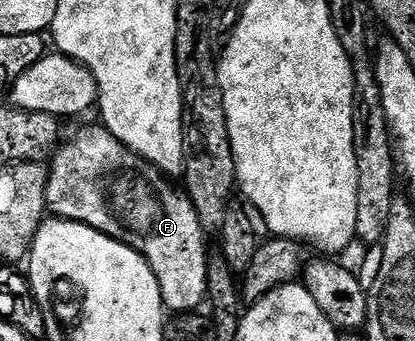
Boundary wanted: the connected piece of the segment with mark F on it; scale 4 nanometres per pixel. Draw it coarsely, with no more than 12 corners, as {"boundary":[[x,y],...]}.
{"boundary":[[104,125],[51,159],[46,208],[135,249],[170,312],[206,302],[184,190]]}

